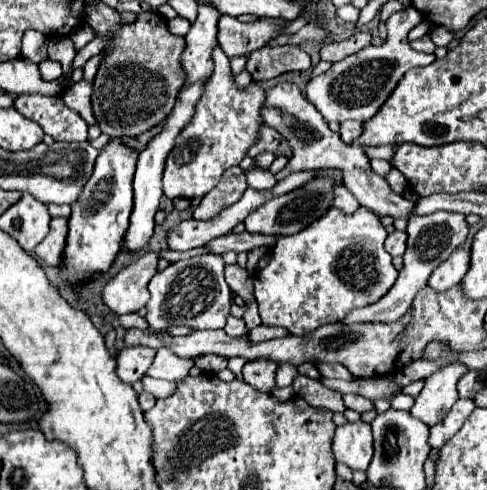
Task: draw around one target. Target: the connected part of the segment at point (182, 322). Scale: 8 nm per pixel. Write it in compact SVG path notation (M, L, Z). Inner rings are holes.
M202 254L202 256L194 256L190 260L172 262L168 268L158 272L148 284L152 298L146 304L146 316L144 318L150 326L150 330L166 330L170 326L190 326L194 330L222 328L226 324L226 314L230 314L230 288L224 280L224 266L226 266L226 262L222 256Z

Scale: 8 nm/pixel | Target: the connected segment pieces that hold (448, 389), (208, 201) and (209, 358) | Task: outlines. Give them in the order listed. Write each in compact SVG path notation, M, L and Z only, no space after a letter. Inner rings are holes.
M452 362L442 366L438 372L434 372L430 378L424 380L424 388L418 394L410 412L428 426L442 422L442 418L460 398L456 386L466 372L470 372L470 368L462 362Z
M232 166L230 170L226 170L218 182L218 186L206 194L202 198L202 202L196 206L194 210L194 218L196 220L210 220L214 218L220 210L232 206L234 202L238 202L238 198L242 198L244 190L248 188L246 184L246 176L242 172L240 166Z
M204 354L204 356L194 358L194 362L202 372L208 372L208 374L216 374L228 366L228 360L218 354Z

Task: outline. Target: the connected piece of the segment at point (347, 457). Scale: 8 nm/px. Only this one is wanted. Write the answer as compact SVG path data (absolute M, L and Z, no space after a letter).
M346 422L336 428L332 444L336 462L350 466L352 470L366 470L372 460L372 428L368 422Z

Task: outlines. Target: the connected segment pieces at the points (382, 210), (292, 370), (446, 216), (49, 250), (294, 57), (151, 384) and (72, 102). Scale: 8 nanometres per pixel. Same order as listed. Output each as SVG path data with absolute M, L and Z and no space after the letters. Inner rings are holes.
M280 82L274 88L266 90L266 100L264 100L264 106L260 108L260 116L262 116L262 122L274 128L292 148L292 158L276 176L288 176L296 170L308 170L308 168L340 168L340 170L346 170L346 188L356 196L356 200L362 206L374 210L378 216L392 216L392 218L404 218L404 220L410 220L414 216L414 202L392 192L388 182L382 176L372 172L370 160L364 154L364 150L358 144L352 144L352 146L344 144L340 134L328 128L324 118L302 96L296 84Z
M282 366L282 368L278 368L278 372L276 372L276 386L278 388L288 386L294 380L296 374L298 374L296 366Z
M434 212L428 216L414 216L408 222L406 232L408 232L408 248L404 254L404 268L400 270L398 280L390 288L390 294L386 294L386 298L380 298L378 302L374 302L374 306L364 306L364 308L354 310L354 314L346 316L346 320L342 320L342 324L352 324L352 322L392 324L398 318L402 318L410 310L414 296L426 286L434 268L440 262L444 262L446 258L450 258L454 254L454 250L458 250L466 242L468 222L466 222L466 214L460 214L460 212Z
M52 218L50 234L40 242L36 256L40 260L44 260L48 266L60 266L62 260L64 260L66 236L68 236L68 220Z
M295 45L264 46L248 54L246 70L254 80L268 80L290 70L308 70L310 56Z
M144 376L142 386L144 386L146 392L150 392L156 398L166 398L166 396L170 396L174 392L174 382L158 380L158 378L152 378L152 376Z
M80 80L68 88L62 95L62 99L70 110L78 112L88 124L96 124L96 118L92 114L92 106L90 106L90 94L92 94L92 84Z

